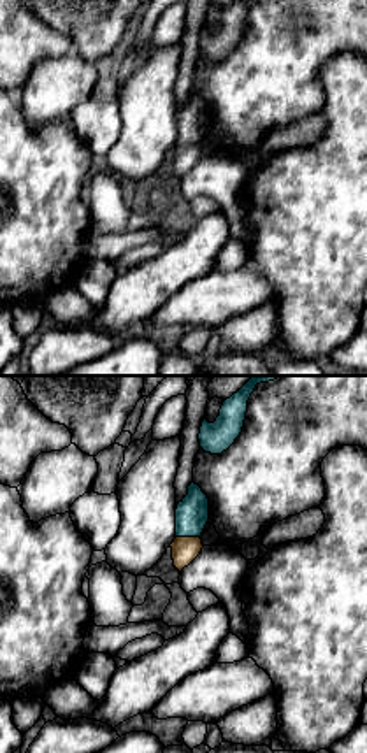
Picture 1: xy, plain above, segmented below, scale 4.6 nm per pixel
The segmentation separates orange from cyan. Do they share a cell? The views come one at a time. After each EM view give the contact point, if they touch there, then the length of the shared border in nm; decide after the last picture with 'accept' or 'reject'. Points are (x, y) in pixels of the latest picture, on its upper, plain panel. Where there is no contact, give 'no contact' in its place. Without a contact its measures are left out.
meets orange at (188, 144); contact 110 nm long

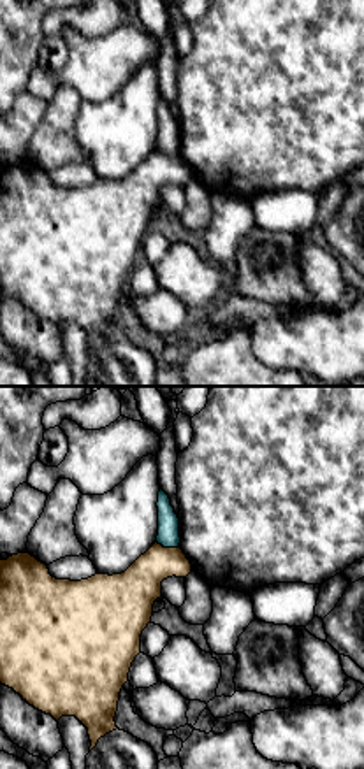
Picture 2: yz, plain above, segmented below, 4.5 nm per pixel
meets orange at (167, 155); contact 110 nm long

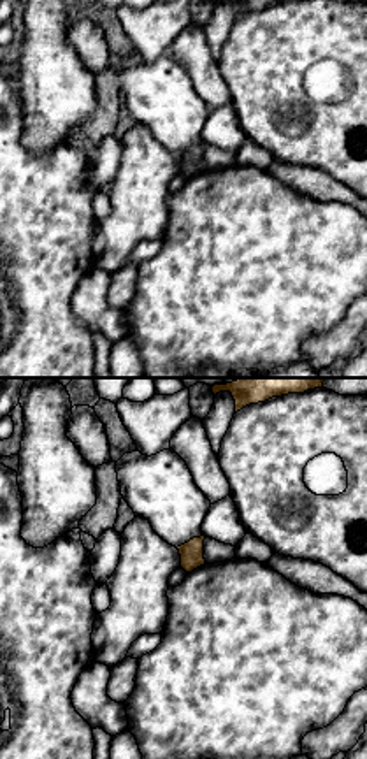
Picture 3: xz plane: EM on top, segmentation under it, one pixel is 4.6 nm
no contact

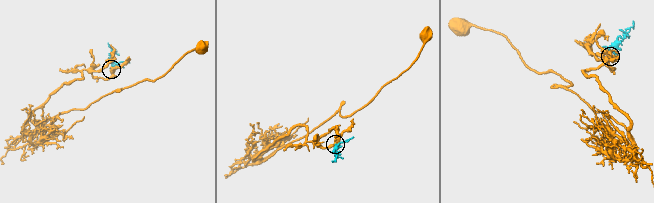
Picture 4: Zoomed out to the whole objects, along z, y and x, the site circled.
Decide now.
reject

